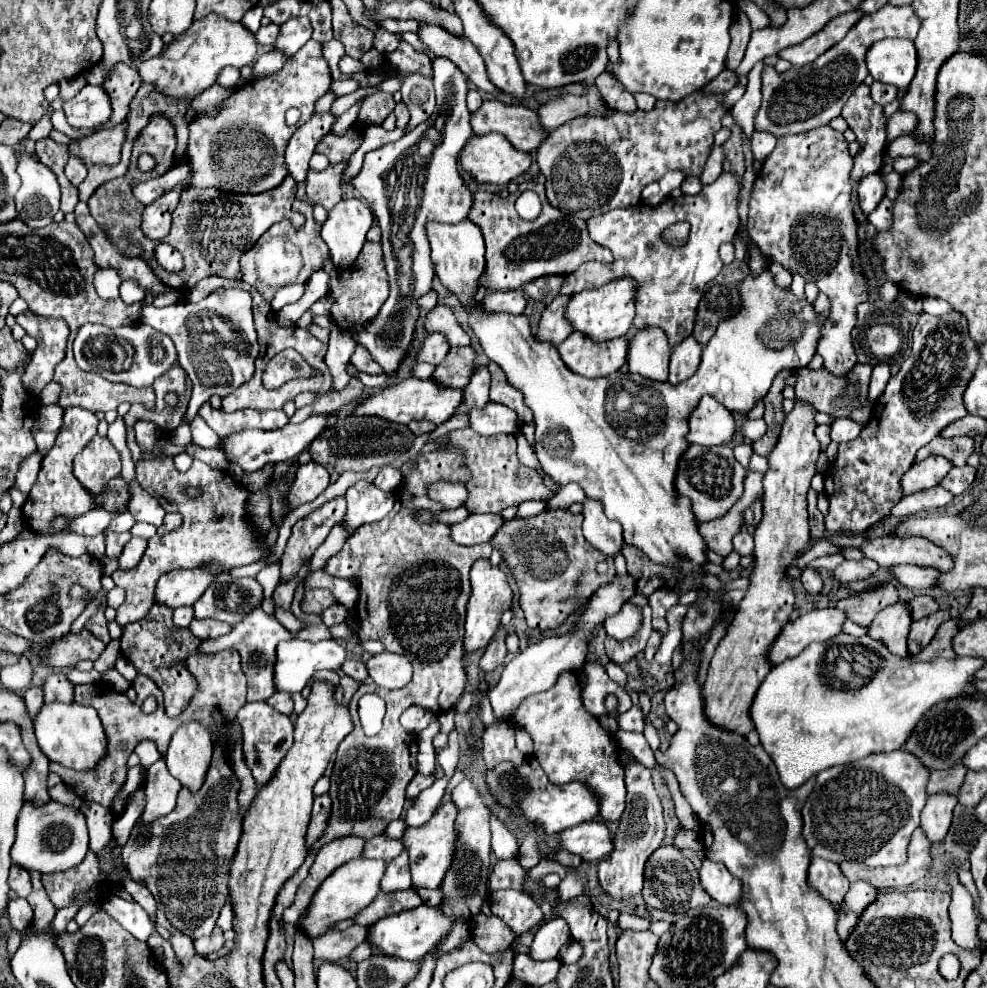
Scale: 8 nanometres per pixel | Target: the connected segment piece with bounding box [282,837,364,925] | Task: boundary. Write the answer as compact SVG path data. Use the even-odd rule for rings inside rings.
M346 837L346 839L336 839L330 841L326 847L322 847L316 855L314 865L310 867L308 877L300 883L298 891L296 891L296 899L294 903L284 911L282 919L284 923L298 923L298 919L302 917L304 909L308 907L308 903L312 901L314 891L320 887L320 883L332 875L340 865L348 863L350 859L356 859L362 855L364 849L364 839L362 837Z

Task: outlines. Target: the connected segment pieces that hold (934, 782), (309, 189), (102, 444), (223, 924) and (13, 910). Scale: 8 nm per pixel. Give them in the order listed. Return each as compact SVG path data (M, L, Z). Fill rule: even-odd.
M956 765L948 771L930 771L930 779L926 785L926 793L934 795L934 793L954 793L960 789L962 781L966 775L966 767L964 765Z
M348 163L330 165L324 171L308 171L306 177L306 195L310 201L322 205L330 211L336 203L342 201L342 173L346 171Z
M94 435L90 443L76 455L74 475L95 496L93 508L100 506L100 495L106 491L110 479L120 475L120 469L120 453L110 439L102 435Z
M226 905L226 907L222 909L220 917L218 917L218 927L220 927L222 931L228 931L228 929L232 929L232 915L234 915L234 911L232 911L232 905Z
M14 899L8 903L8 919L12 927L18 931L26 931L30 921L32 921L32 907L28 905L26 899Z

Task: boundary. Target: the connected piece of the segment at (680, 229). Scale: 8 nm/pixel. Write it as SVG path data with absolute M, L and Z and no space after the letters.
M676 223L664 231L664 239L670 245L684 245L688 239L688 231L690 231L688 223Z

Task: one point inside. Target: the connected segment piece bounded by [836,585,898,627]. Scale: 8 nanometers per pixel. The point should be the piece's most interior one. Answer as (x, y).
(863, 607)

